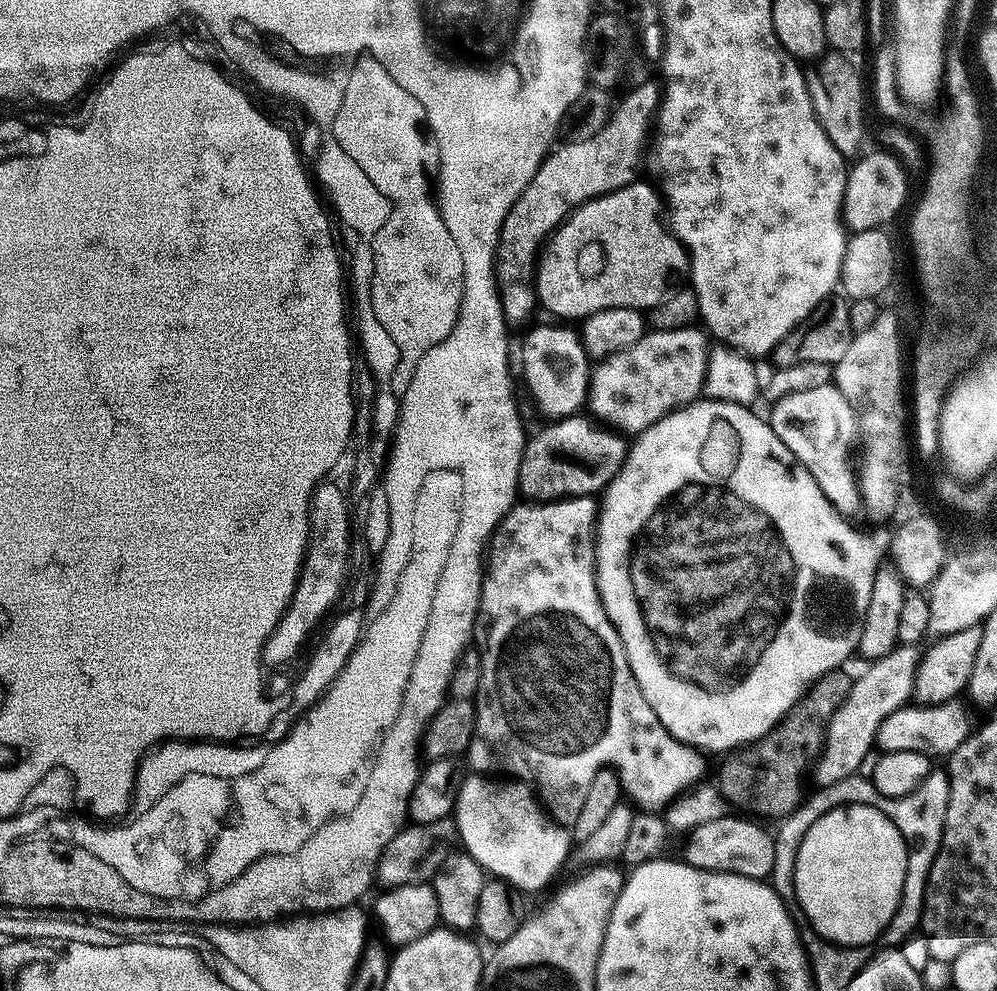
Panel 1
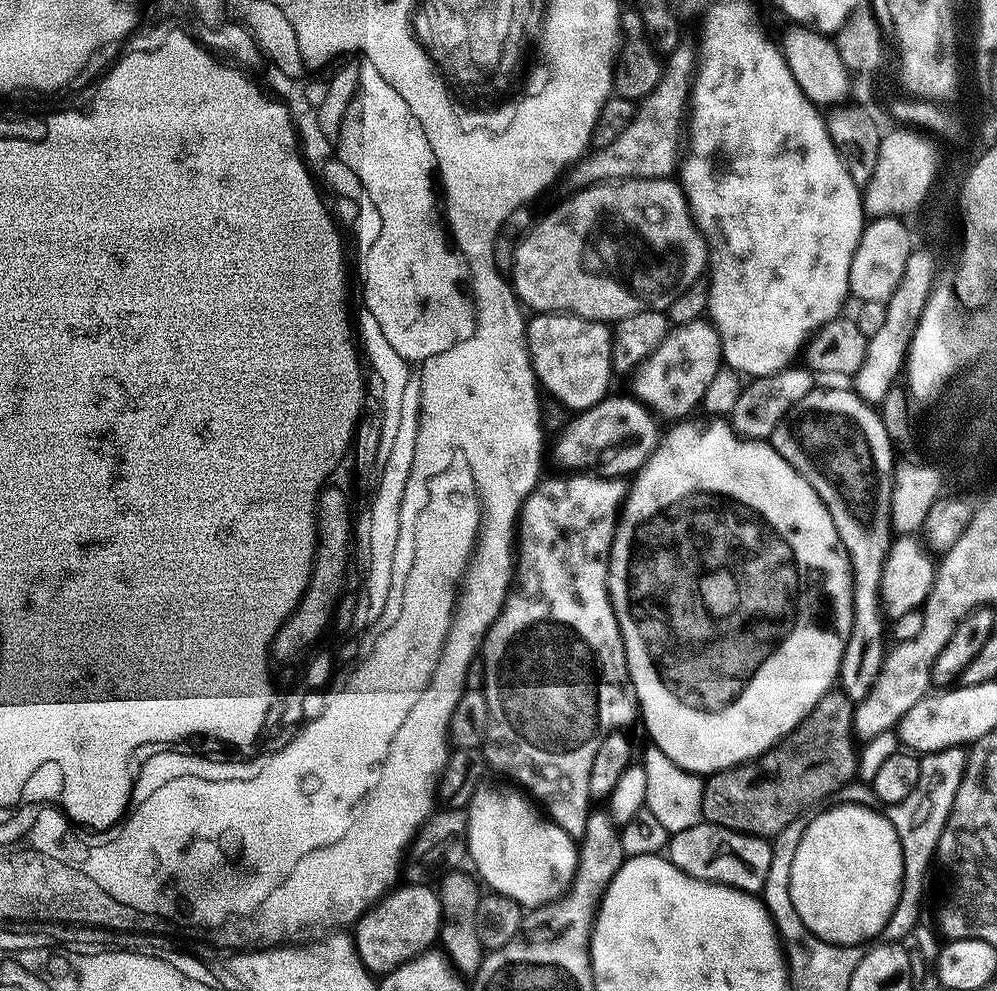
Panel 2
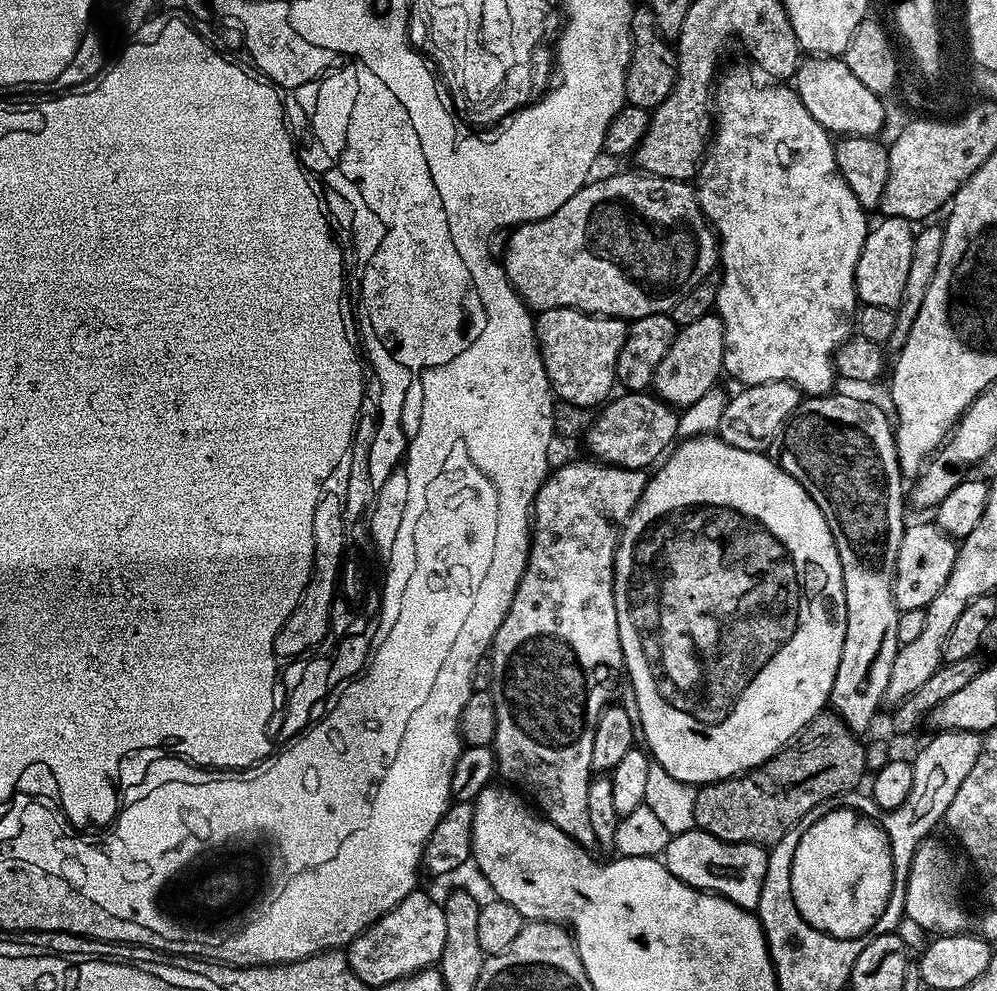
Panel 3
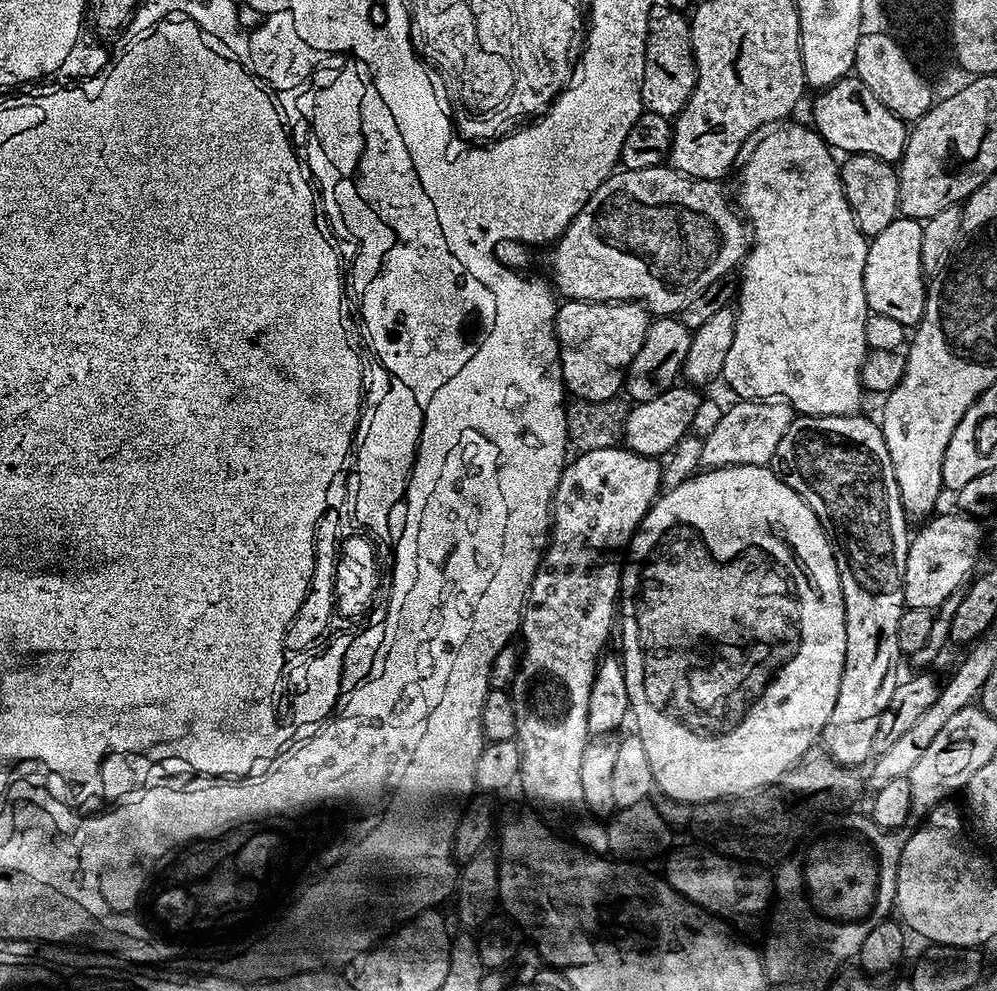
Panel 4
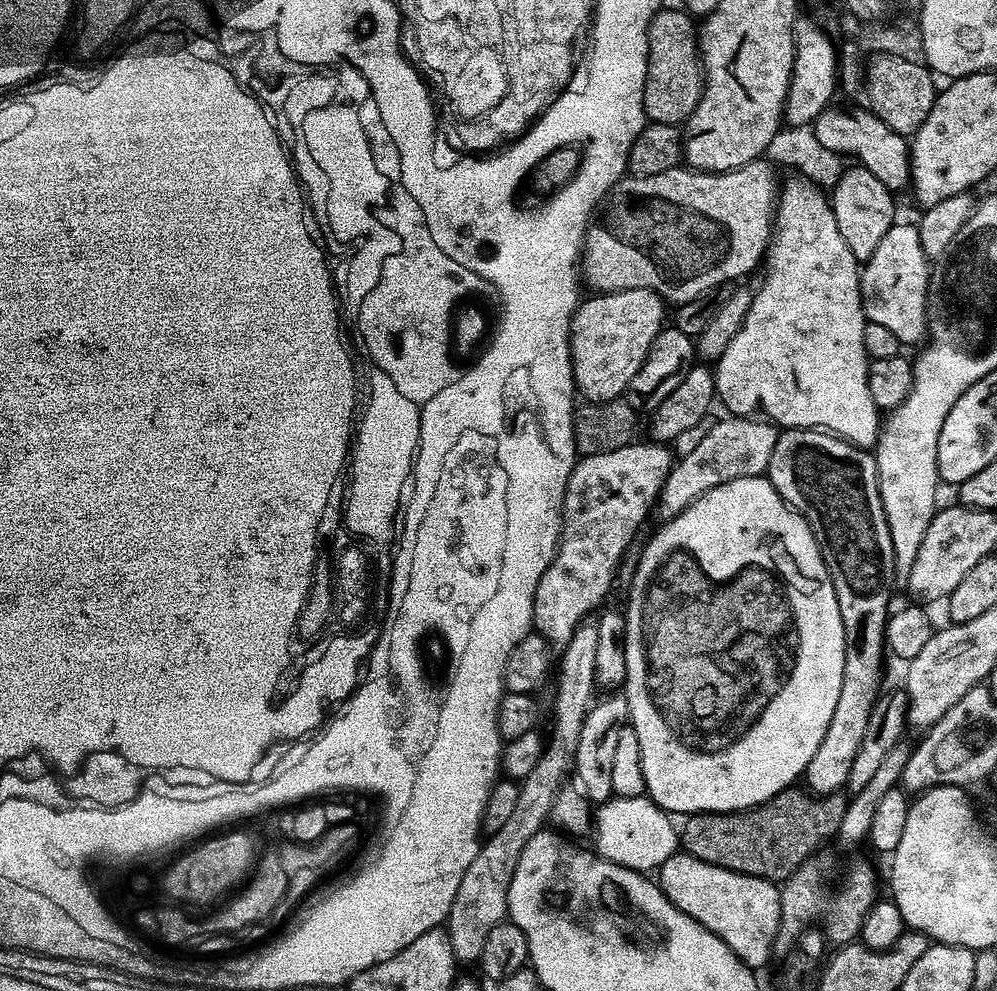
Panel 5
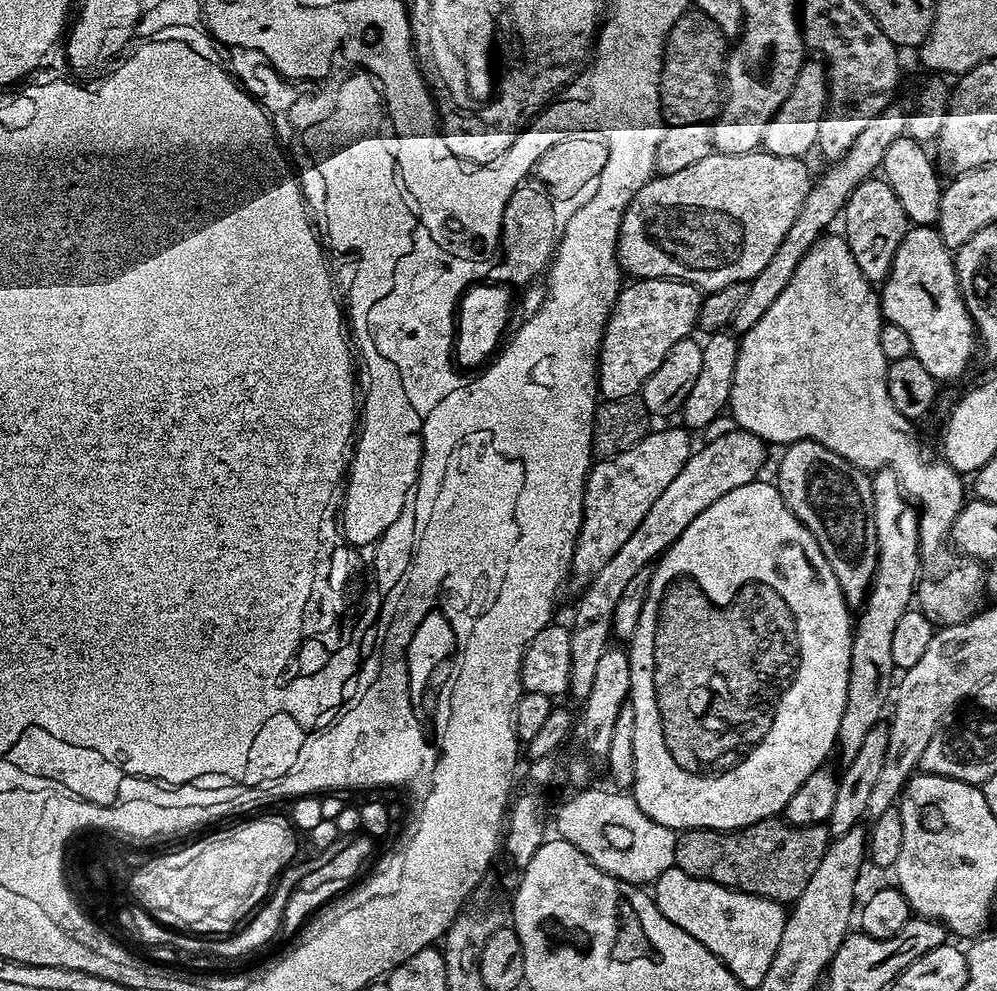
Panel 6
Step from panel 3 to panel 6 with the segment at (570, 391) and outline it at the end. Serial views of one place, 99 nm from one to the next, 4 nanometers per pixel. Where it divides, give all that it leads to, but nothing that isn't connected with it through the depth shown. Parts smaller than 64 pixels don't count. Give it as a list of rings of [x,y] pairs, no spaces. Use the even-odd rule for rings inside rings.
[[[650,278],[649,280],[631,281],[632,285],[621,287],[618,298],[608,315],[608,321],[599,333],[599,359],[596,361],[596,383],[598,392],[604,400],[626,400],[635,397],[641,391],[643,384],[655,370],[663,363],[663,359],[670,354],[671,347],[676,342],[691,337],[696,328],[696,319],[702,293],[692,284],[681,280],[663,280]]]

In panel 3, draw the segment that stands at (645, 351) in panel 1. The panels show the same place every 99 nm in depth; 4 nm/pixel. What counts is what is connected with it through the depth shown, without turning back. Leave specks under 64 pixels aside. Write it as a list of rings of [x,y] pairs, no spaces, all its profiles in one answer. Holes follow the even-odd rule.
[[[709,314],[698,318],[698,322],[690,322],[690,326],[679,329],[673,344],[662,358],[653,374],[651,387],[655,395],[665,404],[677,410],[690,407],[702,394],[717,387],[716,379],[724,372],[724,324],[720,317]]]

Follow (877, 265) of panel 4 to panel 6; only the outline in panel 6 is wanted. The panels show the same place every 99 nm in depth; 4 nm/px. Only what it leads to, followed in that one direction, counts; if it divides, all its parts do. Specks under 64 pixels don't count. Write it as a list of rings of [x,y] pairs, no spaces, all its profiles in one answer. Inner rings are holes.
[[[909,227],[894,254],[894,262],[890,266],[888,277],[882,281],[878,295],[881,317],[887,323],[900,327],[909,336],[912,355],[918,358],[918,362],[922,362],[922,366],[926,366],[926,370],[930,370],[930,374],[938,382],[956,380],[967,370],[968,363],[972,360],[972,351],[977,351],[978,348],[976,328],[960,293],[953,253],[944,245],[935,227]]]

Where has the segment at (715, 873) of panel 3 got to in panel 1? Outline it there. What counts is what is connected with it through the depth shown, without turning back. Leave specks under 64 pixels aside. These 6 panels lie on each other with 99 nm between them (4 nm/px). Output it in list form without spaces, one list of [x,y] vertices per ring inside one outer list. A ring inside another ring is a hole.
[[[727,814],[698,825],[687,833],[688,841],[684,844],[683,859],[690,866],[707,872],[729,872],[751,880],[771,877],[776,857],[776,842],[773,833],[768,833],[760,824],[763,823],[740,814]]]

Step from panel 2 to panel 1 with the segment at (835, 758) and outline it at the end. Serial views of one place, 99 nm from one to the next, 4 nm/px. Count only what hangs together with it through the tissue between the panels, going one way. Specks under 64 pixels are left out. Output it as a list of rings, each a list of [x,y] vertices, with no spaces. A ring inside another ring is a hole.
[[[844,670],[819,676],[800,701],[765,736],[725,755],[724,765],[714,779],[724,802],[752,818],[791,816],[806,799],[804,775],[811,764],[813,767],[819,761],[830,722],[842,702],[846,702],[852,682],[853,677],[847,676]]]

